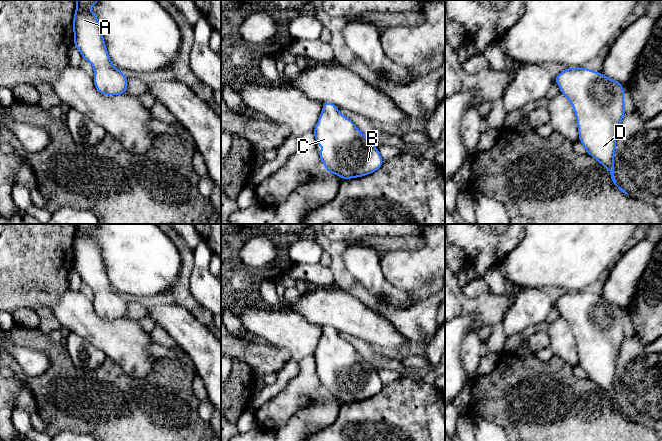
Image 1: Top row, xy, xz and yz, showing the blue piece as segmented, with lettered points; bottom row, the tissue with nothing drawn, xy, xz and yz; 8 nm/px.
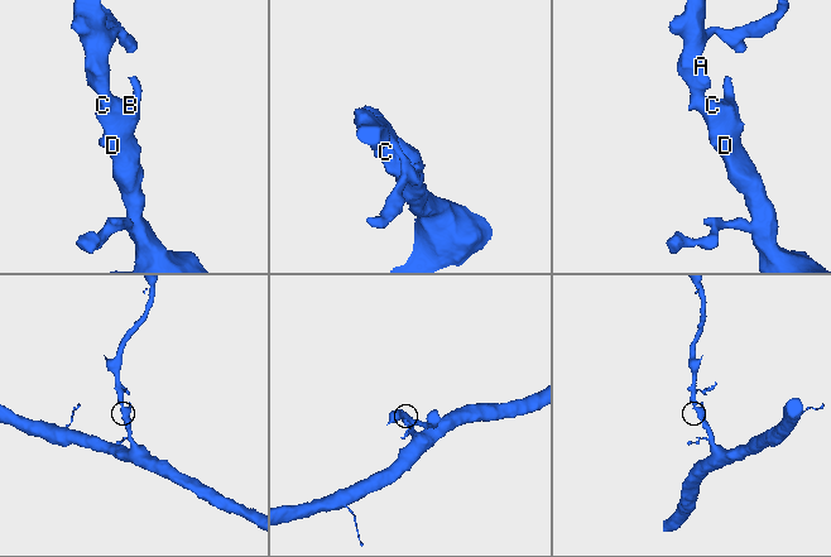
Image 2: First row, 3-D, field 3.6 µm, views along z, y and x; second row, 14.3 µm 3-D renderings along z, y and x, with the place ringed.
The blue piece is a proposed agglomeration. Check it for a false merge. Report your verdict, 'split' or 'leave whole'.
leave whole

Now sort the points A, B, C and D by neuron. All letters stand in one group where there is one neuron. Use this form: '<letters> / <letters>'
A B C D

